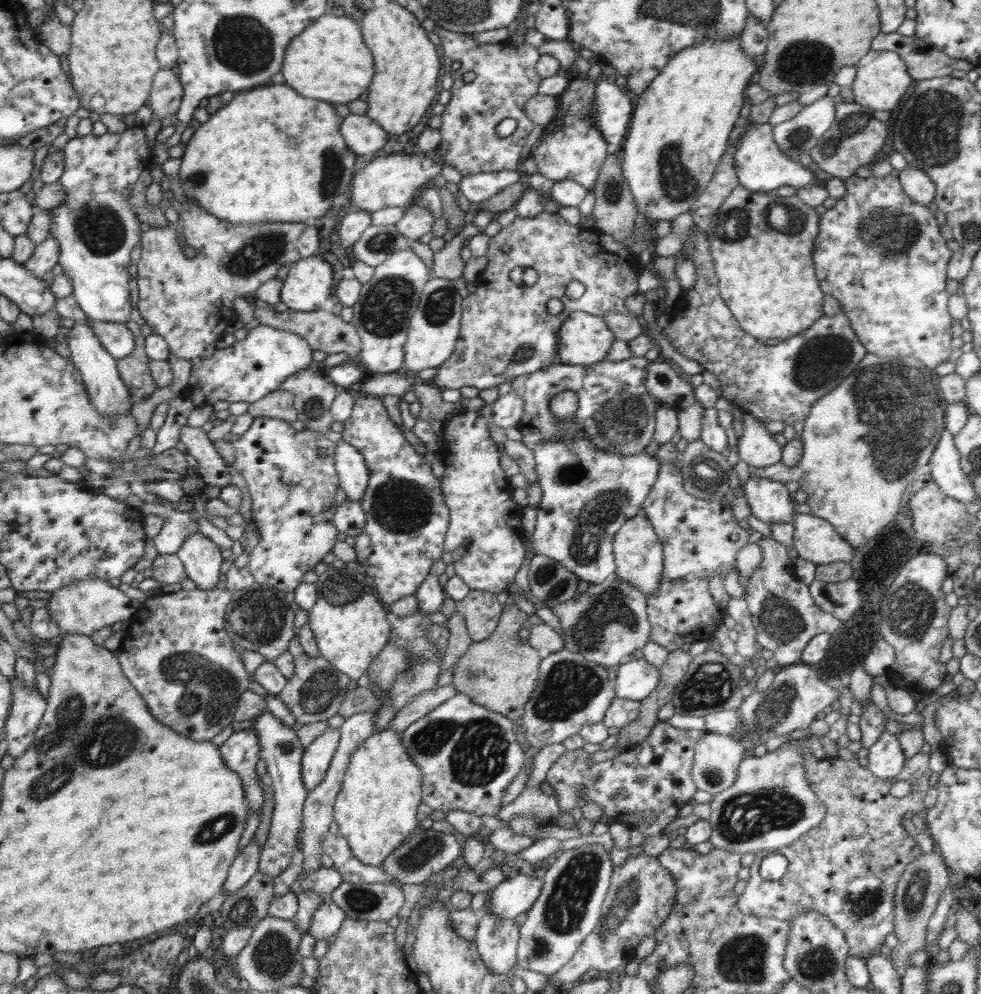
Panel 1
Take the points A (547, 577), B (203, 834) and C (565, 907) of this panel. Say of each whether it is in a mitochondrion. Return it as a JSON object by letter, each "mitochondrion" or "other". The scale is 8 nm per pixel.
{"A":"mitochondrion","B":"mitochondrion","C":"mitochondrion"}

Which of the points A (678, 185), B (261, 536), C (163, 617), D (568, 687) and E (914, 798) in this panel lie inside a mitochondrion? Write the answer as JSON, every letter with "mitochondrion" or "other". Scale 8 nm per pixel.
{"A":"mitochondrion","B":"other","C":"other","D":"mitochondrion","E":"other"}

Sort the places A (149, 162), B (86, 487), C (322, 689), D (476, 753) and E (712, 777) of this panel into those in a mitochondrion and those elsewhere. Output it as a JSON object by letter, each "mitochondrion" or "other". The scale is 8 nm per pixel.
{"A":"other","B":"other","C":"mitochondrion","D":"mitochondrion","E":"mitochondrion"}

